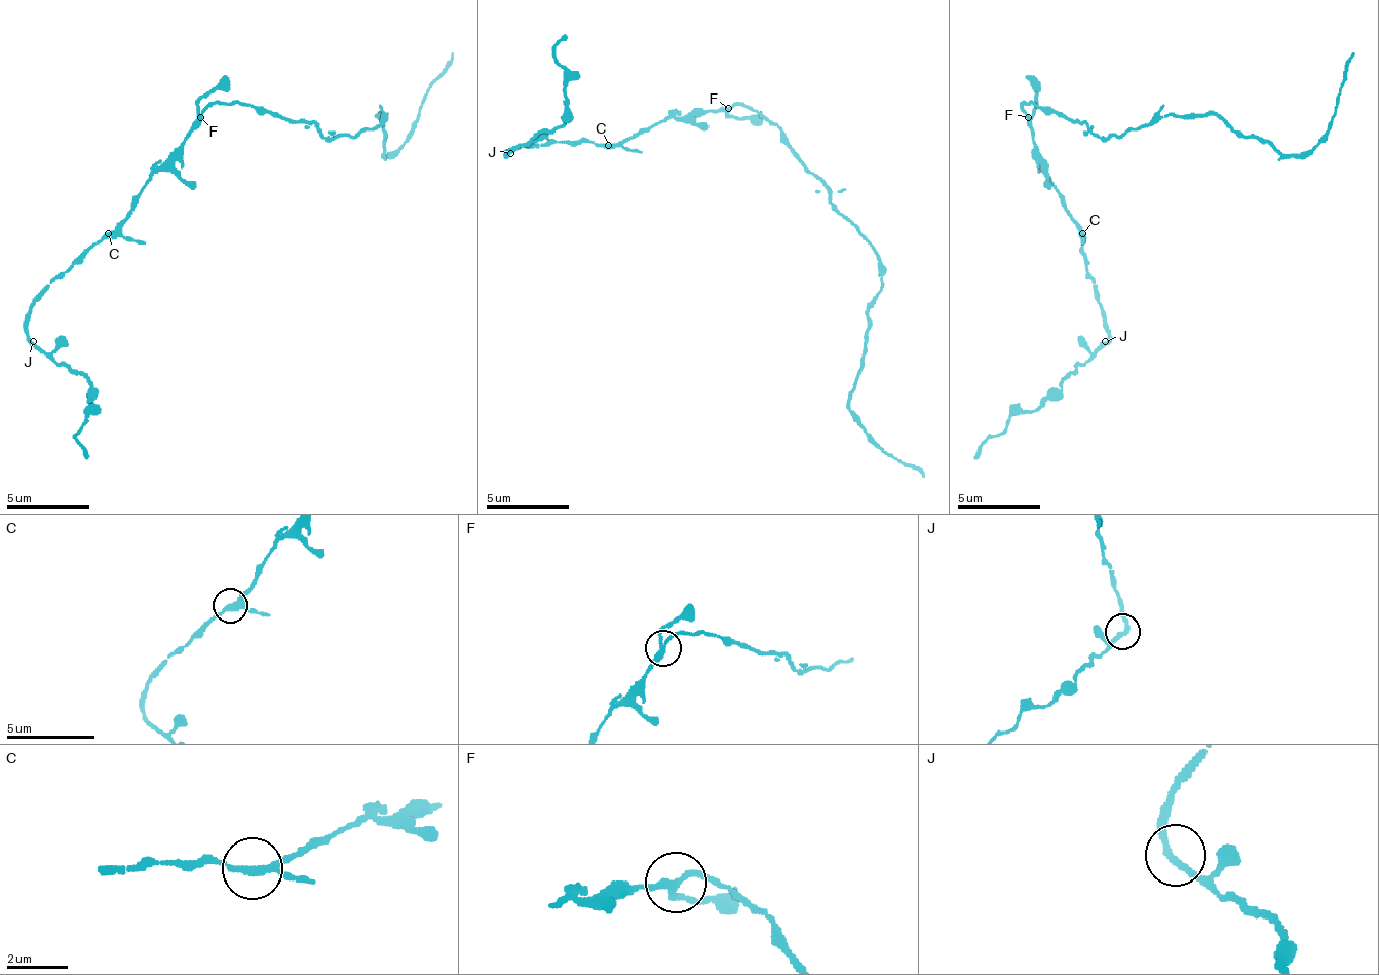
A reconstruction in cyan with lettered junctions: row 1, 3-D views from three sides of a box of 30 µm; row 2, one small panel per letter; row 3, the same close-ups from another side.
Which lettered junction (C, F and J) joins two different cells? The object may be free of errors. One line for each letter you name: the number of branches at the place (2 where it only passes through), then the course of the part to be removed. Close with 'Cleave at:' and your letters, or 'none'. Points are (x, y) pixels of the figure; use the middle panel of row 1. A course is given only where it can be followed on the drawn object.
F: Branches: 3. Course of the part to remove: (727, 107), (750, 107), (782, 133), (876, 252), (882, 290), (867, 314), (850, 414), (875, 443), (922, 476)
Cleave at: F

